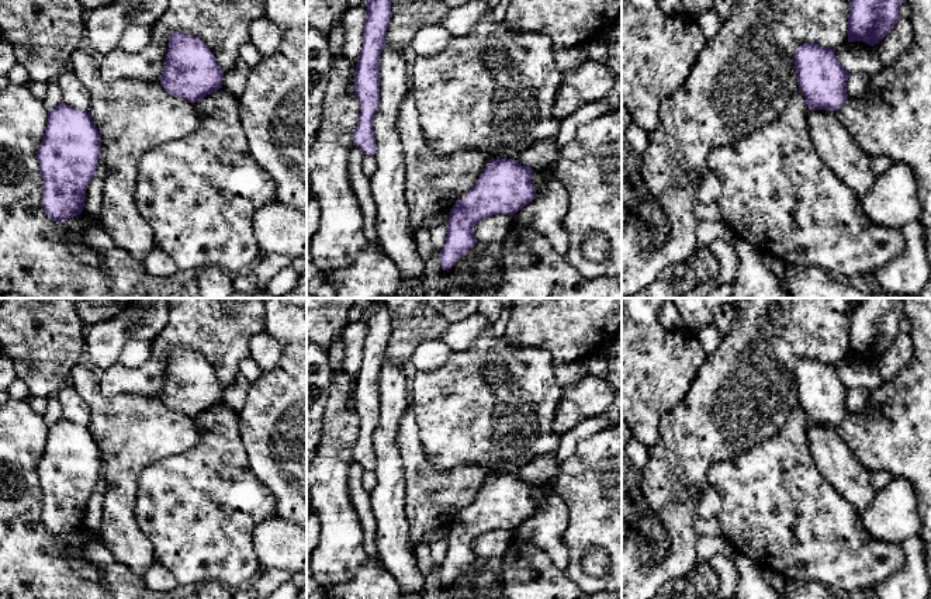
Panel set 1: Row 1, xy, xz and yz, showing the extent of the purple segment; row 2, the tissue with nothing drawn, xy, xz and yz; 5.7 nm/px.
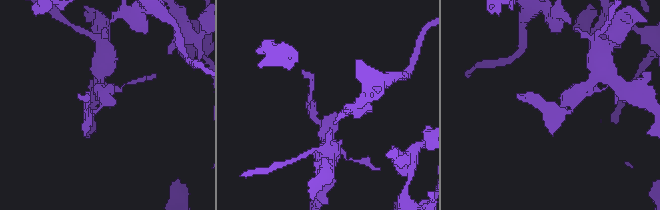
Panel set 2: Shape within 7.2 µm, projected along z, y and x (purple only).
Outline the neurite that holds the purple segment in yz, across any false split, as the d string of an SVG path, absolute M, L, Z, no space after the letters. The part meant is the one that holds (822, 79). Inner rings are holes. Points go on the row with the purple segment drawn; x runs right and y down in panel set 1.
M803 44L795 55L799 91L810 110L837 111L848 100L848 73L838 62L835 49Z

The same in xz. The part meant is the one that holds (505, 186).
M496 157L487 165L477 184L450 210L446 243L439 253L443 270L474 247L475 224L495 214L513 215L537 197L532 173L511 159Z

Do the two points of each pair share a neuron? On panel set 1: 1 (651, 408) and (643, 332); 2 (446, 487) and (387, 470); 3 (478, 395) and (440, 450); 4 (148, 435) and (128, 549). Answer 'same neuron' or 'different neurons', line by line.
1: same neuron
2: different neurons
3: same neuron
4: same neuron

